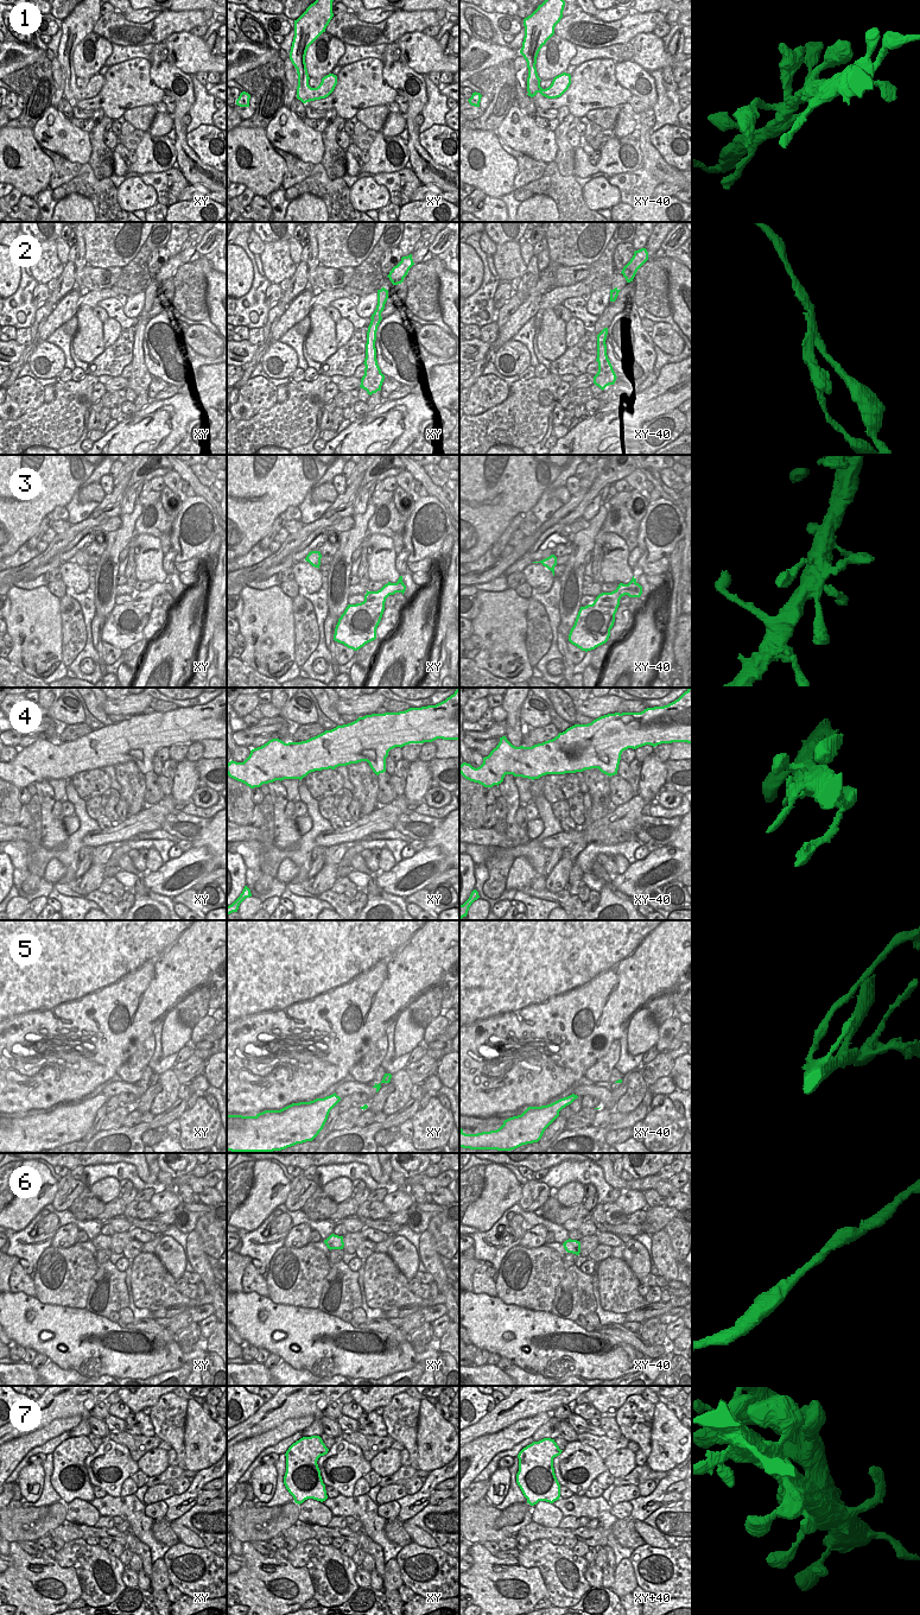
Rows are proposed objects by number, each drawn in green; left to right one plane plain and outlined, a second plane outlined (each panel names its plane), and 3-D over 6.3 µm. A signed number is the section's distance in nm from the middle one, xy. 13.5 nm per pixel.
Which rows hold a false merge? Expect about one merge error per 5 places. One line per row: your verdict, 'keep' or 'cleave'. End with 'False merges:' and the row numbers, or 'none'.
1: keep
2: cleave
3: keep
4: keep
5: cleave
6: keep
7: keep
False merges: 2, 5

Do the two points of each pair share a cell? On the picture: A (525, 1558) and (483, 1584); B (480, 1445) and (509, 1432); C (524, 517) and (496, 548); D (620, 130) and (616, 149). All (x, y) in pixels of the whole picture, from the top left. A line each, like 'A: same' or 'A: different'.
A: different
B: same
C: same
D: different

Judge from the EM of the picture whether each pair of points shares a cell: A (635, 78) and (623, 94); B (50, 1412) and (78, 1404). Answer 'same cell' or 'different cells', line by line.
A: different cells
B: same cell

